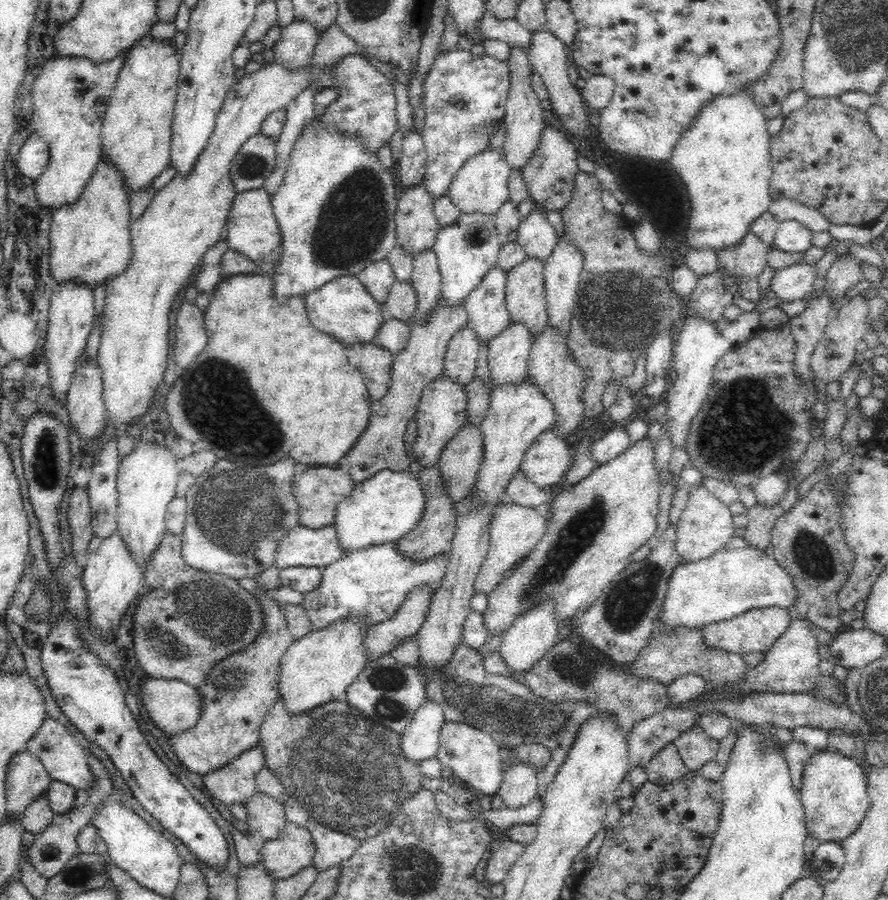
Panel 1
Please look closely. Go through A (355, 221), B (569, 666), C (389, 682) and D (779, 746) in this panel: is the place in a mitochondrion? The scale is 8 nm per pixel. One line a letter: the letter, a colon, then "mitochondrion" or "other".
A: mitochondrion
B: mitochondrion
C: mitochondrion
D: other

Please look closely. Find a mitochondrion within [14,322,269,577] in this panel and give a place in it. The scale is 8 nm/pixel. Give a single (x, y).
(45, 467)

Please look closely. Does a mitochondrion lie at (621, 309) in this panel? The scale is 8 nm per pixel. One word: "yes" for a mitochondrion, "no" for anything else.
yes

